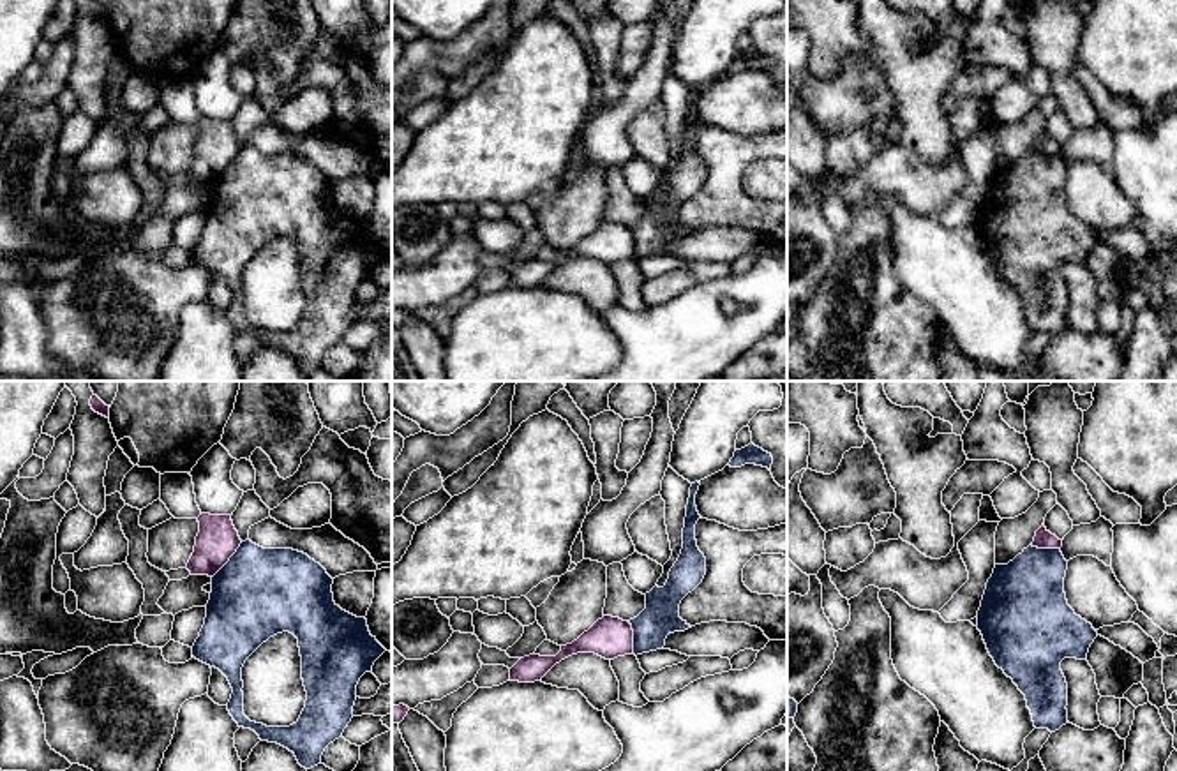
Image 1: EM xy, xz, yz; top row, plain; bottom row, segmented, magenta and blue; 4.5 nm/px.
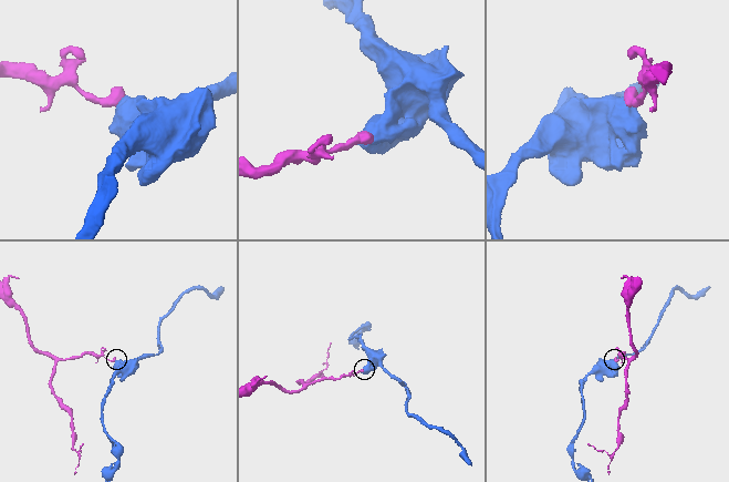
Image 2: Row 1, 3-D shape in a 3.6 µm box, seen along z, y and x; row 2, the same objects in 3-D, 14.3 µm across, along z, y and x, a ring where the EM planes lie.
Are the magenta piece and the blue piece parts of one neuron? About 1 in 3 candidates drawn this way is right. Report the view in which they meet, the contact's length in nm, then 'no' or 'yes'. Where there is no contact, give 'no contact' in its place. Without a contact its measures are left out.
meets magenta in xy; contact 220 nm long; no

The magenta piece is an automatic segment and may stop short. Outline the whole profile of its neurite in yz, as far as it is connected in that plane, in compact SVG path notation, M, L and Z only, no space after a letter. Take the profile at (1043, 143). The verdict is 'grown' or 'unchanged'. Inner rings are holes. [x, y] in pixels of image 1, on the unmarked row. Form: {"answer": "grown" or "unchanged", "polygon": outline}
{"answer": "unchanged", "polygon": "M1043 127L1043 131L1036 136L1034 146L1031 150L1038 153L1061 153L1062 145L1052 139Z"}

